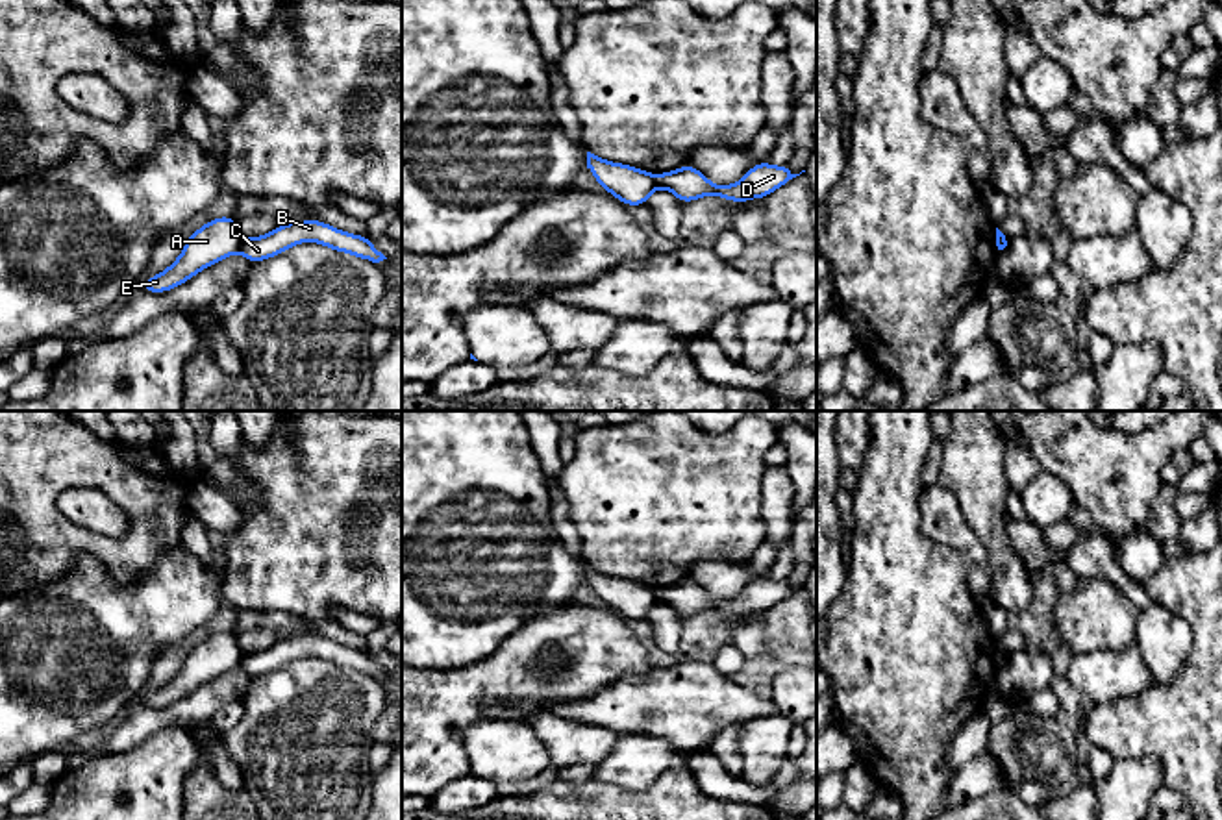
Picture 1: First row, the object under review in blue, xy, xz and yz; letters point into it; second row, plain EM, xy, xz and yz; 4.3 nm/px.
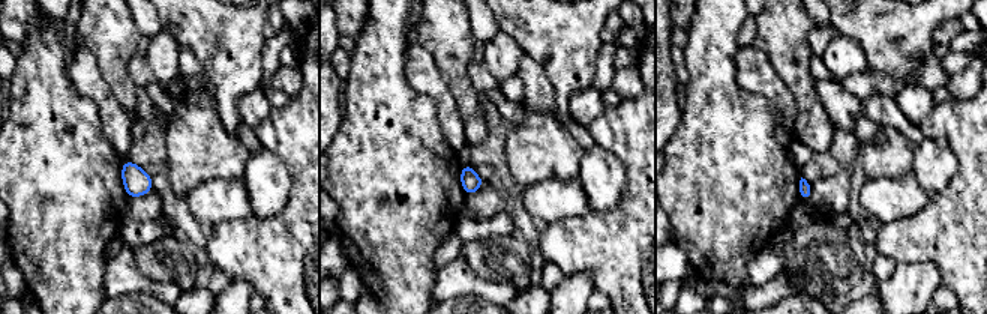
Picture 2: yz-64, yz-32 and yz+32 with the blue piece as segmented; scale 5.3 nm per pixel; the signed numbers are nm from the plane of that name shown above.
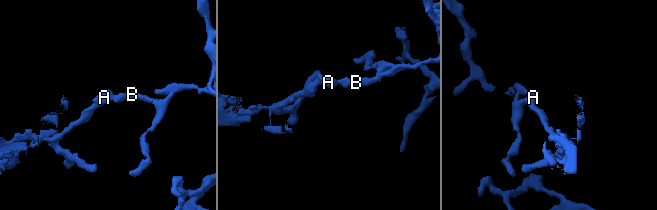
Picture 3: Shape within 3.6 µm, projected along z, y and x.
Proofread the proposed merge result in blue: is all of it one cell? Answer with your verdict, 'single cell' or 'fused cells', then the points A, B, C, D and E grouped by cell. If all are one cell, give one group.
fused cells; groups A E / B C D

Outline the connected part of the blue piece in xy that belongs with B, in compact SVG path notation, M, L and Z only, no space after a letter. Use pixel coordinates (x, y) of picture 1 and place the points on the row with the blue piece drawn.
M315 218L306 222L287 222L270 233L243 239L239 252L250 263L259 263L300 242L318 242L331 250L352 254L372 263L387 259L365 235L346 233Z

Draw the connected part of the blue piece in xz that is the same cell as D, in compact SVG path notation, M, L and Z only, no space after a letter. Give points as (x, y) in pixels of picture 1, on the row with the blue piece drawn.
M768 161L752 167L733 185L715 185L704 172L683 165L678 170L655 174L655 187L670 191L680 202L694 202L702 196L720 196L729 202L748 202L752 198L767 198L778 187L787 185L794 174L791 167L774 167Z

